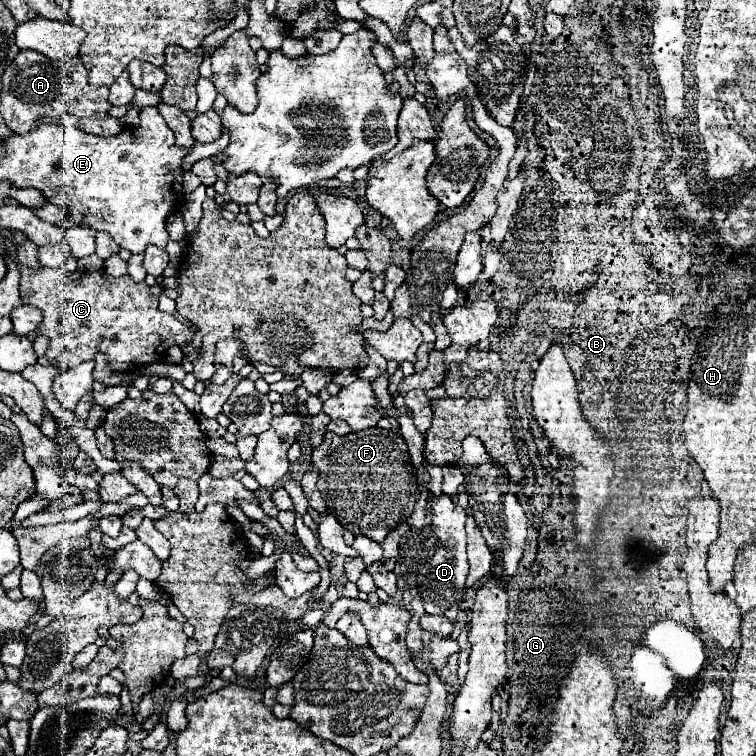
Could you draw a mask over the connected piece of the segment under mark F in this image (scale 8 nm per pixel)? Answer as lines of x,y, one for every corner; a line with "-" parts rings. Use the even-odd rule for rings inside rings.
369,428
363,432
353,432
349,436
339,436
335,432
327,432
323,436
321,446
317,446
313,450
311,464
321,472
319,492
325,498
327,510
339,520
339,524
345,530
349,530
353,534
363,534
371,540
381,542
401,522
409,520
415,500
417,500
417,470
411,464
411,456
409,456
405,440
399,434
395,434
393,430

